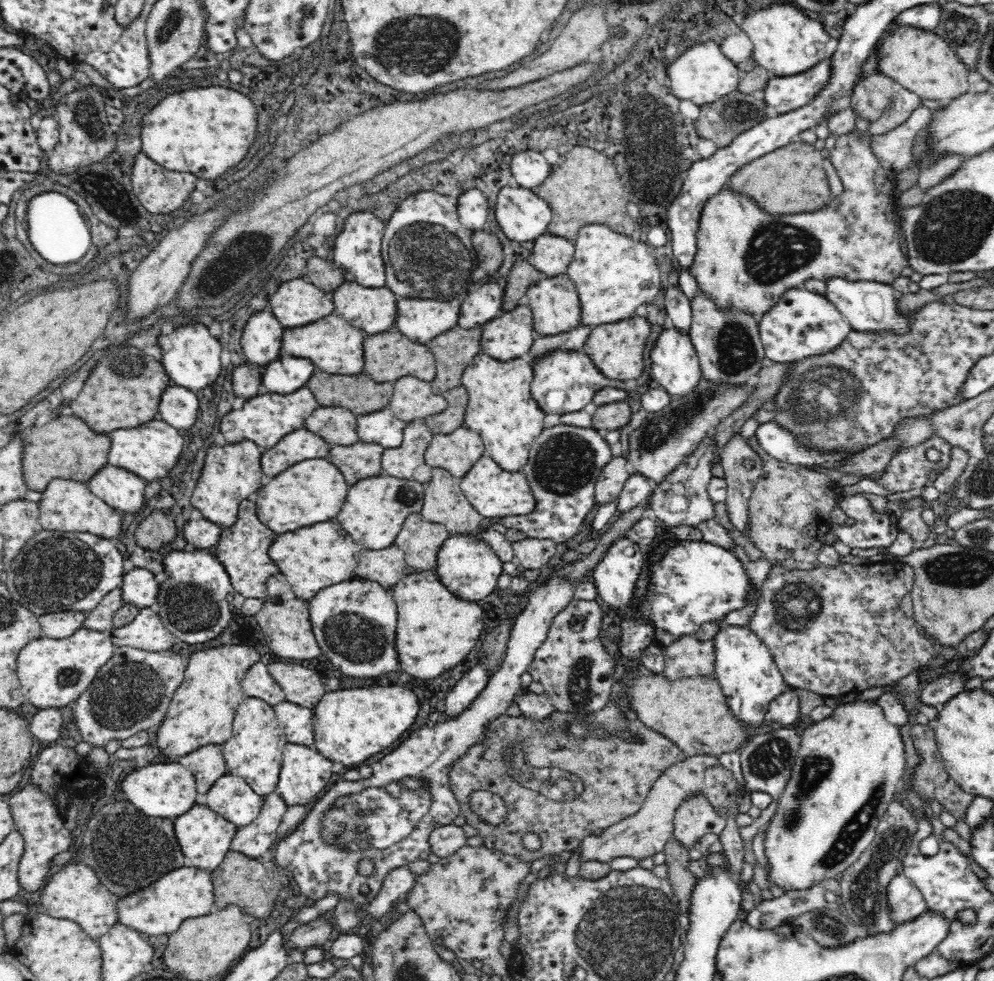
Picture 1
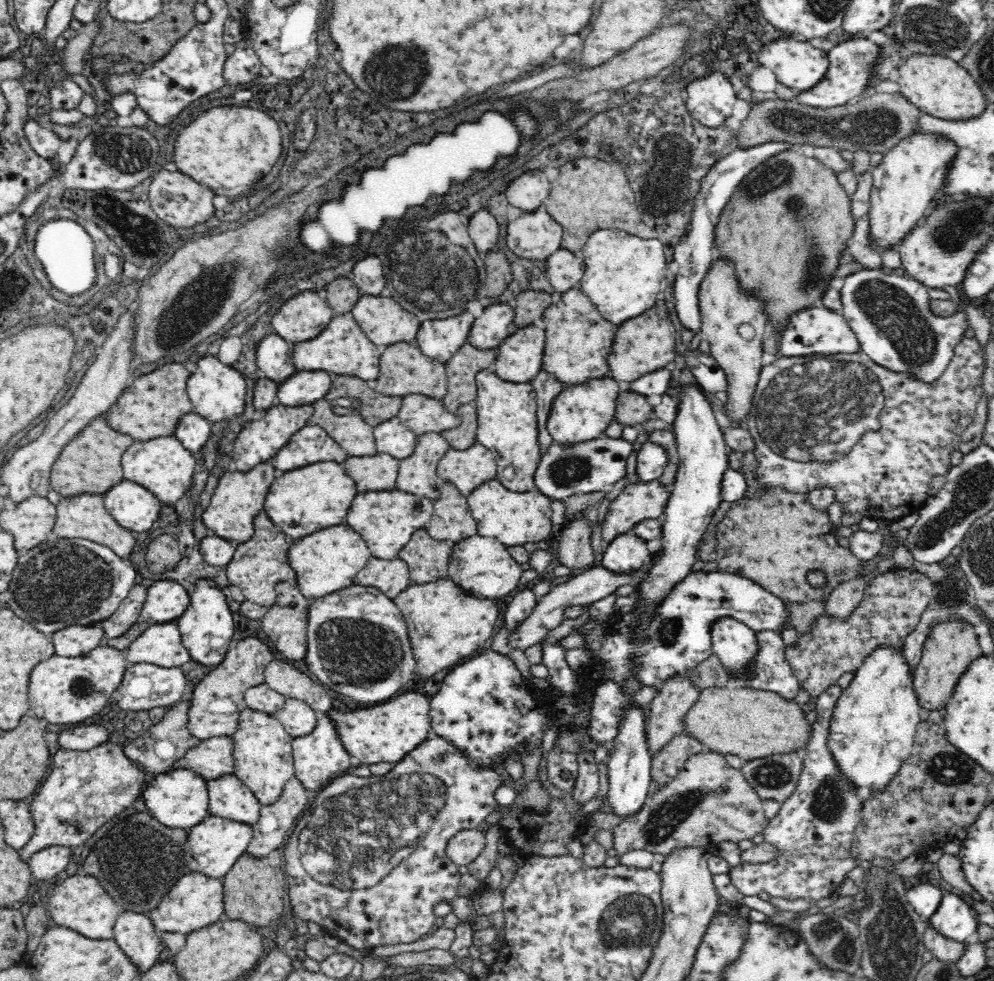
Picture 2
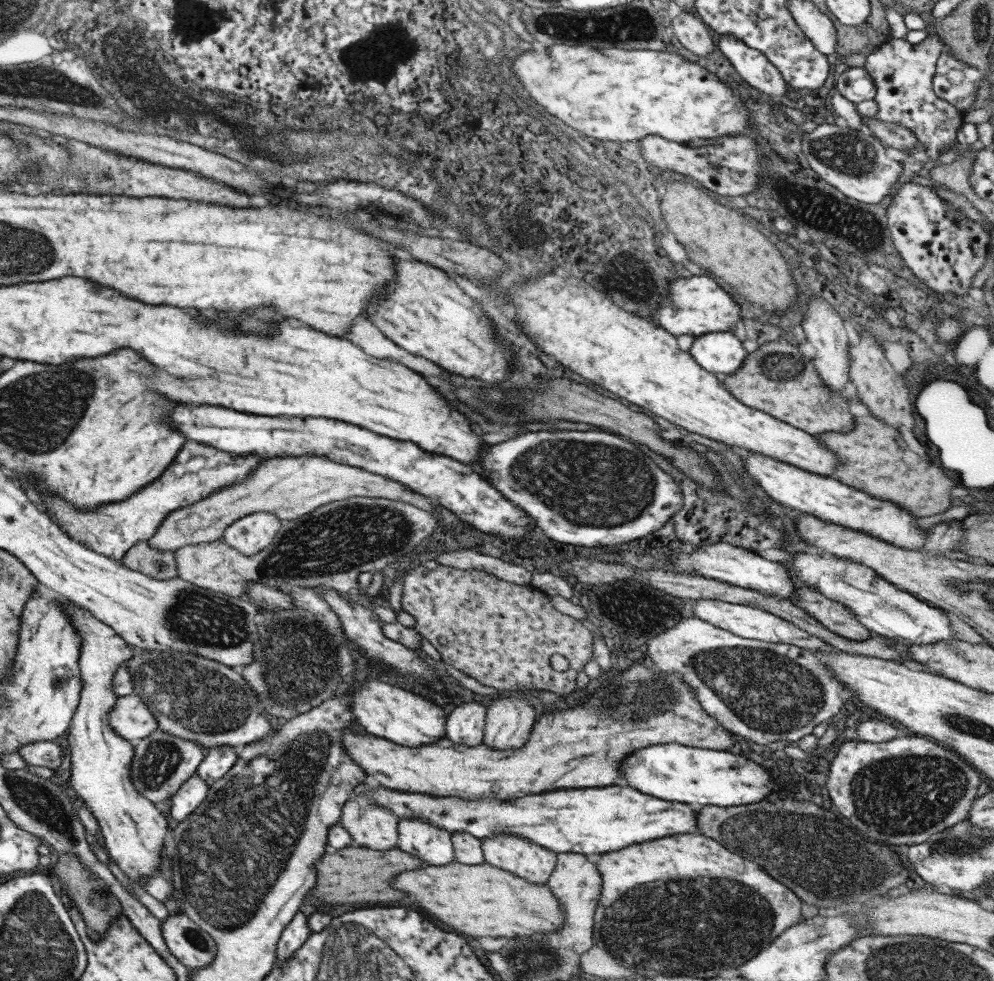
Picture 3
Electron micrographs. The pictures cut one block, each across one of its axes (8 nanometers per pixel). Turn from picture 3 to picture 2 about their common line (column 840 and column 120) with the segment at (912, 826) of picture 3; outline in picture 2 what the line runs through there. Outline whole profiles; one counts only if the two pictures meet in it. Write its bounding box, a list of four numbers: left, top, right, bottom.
[20,740,149,860]

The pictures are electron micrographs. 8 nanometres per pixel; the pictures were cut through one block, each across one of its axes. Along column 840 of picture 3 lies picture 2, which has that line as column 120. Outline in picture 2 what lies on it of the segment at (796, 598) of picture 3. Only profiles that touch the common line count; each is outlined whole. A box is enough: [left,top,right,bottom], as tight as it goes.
[99,584,146,639]

